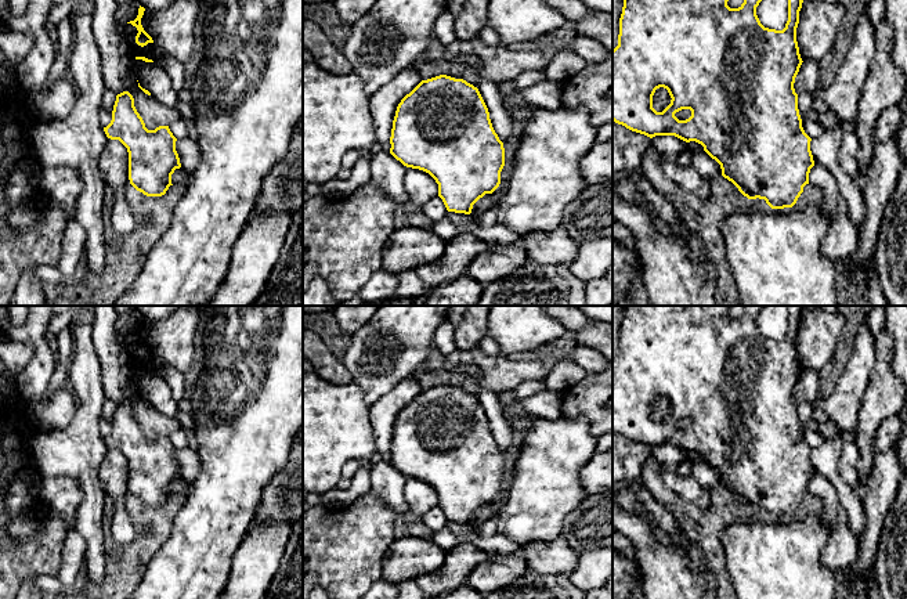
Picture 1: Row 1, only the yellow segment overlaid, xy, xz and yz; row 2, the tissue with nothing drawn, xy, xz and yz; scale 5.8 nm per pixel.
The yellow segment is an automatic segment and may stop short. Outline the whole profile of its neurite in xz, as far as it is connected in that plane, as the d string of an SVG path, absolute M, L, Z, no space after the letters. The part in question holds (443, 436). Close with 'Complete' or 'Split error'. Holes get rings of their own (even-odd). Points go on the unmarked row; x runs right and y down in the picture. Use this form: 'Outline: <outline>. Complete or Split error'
Outline: M440 385L422 390L397 416L390 447L390 463L404 476L429 483L438 494L438 506L448 522L470 524L473 515L501 494L505 476L503 452L495 443L488 418L477 397L463 389Z. Complete

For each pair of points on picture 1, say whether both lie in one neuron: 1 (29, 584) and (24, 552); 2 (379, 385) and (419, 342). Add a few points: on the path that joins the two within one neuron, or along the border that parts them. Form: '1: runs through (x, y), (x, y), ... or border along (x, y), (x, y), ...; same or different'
1: border along (35, 576), (21, 584); different
2: runs through (390, 375), (408, 353); same

